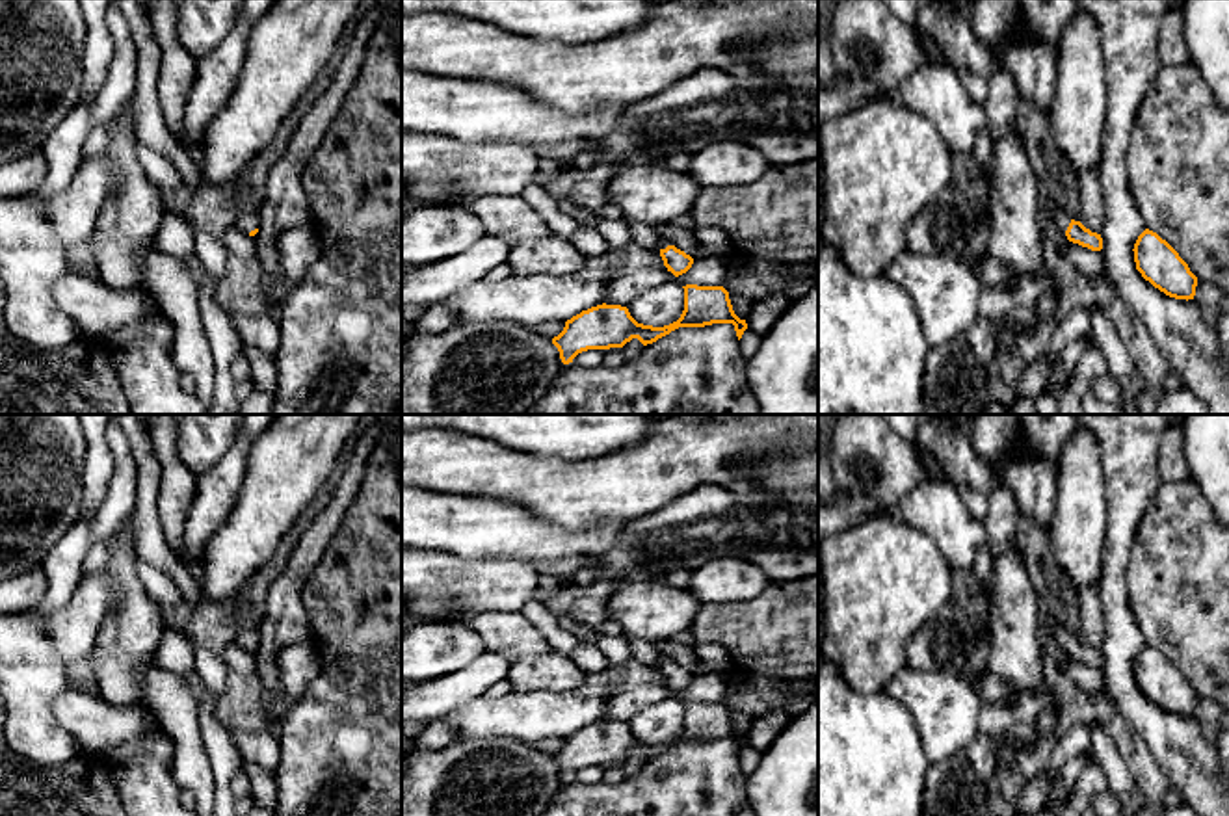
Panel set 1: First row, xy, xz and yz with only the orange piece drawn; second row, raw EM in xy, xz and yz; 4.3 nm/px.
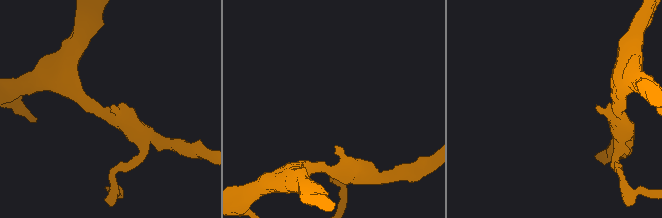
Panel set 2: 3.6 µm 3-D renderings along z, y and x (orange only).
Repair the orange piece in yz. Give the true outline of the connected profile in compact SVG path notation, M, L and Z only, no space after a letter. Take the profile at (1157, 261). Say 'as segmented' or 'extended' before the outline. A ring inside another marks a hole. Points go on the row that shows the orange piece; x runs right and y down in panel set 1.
as segmented; M1145 229L1134 243L1136 270L1155 288L1175 299L1194 299L1197 277L1179 253L1156 232Z

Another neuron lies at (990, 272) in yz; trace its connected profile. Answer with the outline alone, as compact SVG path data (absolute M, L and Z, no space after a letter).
M989 255L982 258L974 273L980 288L1000 286L1015 292L1021 279L1021 275L1017 275L1006 264L998 262Z

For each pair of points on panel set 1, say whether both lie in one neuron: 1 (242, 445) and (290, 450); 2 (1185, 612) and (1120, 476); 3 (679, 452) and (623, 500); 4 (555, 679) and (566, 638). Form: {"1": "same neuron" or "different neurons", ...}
{"1": "different neurons", "2": "different neurons", "3": "same neuron", "4": "different neurons"}

